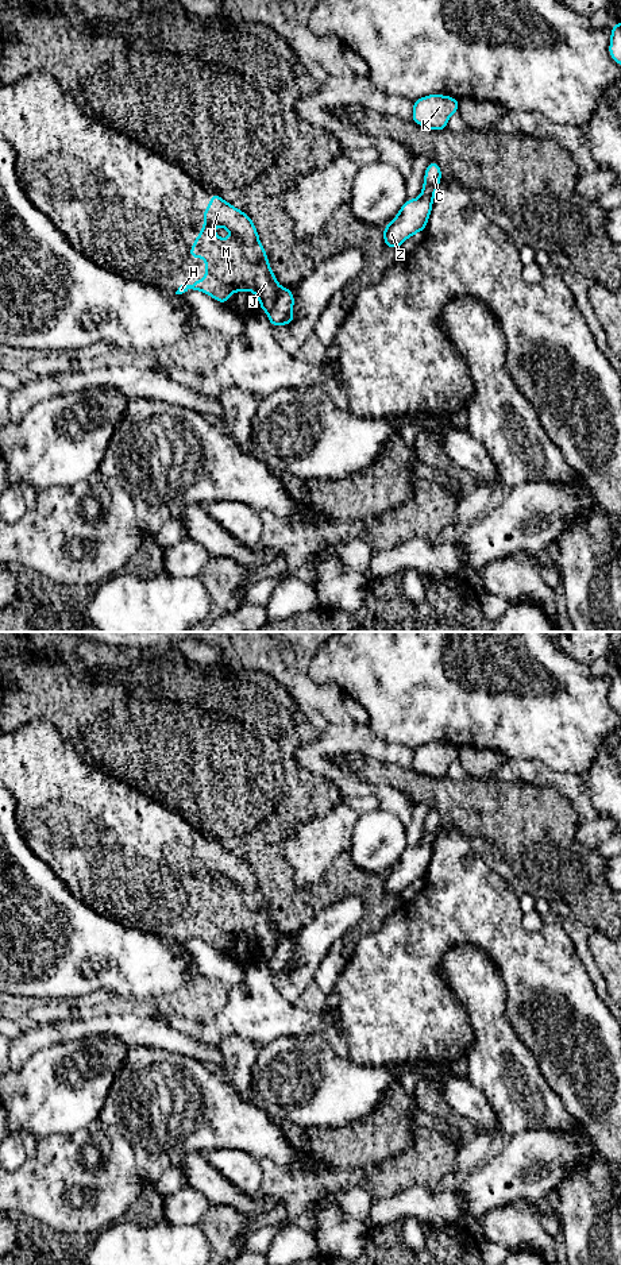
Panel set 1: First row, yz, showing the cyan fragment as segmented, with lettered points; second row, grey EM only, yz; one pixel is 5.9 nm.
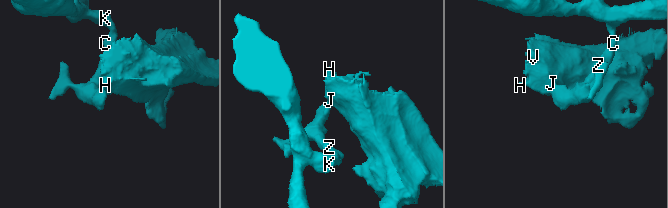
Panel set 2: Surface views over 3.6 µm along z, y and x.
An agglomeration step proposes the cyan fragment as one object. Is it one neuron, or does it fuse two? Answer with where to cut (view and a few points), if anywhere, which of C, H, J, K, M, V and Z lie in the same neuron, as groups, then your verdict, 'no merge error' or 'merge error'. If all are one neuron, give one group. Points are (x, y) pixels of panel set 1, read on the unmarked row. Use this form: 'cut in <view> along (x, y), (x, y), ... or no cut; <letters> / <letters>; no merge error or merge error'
cut in yz along (281, 934), (274, 952), (267, 960); C K Z / H J M V; merge error

